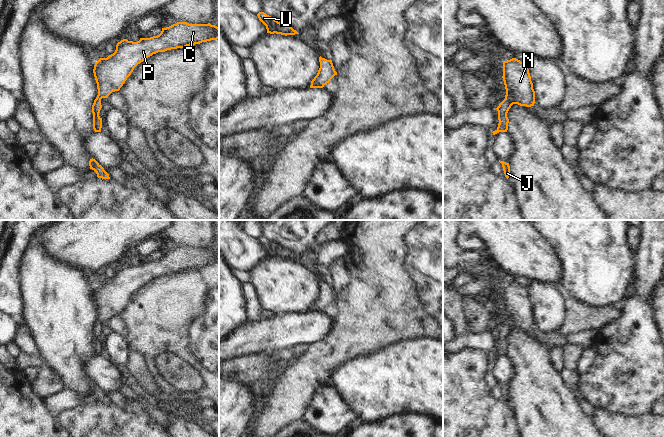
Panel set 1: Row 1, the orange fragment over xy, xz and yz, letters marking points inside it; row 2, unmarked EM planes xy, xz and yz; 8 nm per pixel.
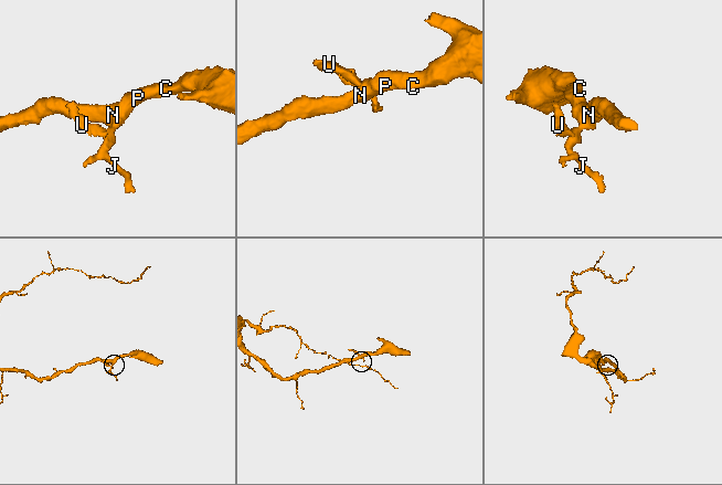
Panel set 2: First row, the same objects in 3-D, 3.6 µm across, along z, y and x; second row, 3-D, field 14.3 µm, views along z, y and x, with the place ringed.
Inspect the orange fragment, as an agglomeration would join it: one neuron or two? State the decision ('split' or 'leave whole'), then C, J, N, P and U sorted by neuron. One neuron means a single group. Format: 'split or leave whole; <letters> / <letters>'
leave whole; C J N P U

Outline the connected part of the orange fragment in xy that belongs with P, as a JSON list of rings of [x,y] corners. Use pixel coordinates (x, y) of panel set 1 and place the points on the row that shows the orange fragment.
[[[177,22],[162,28],[157,36],[140,38],[137,42],[127,39],[118,42],[113,54],[100,58],[94,65],[93,73],[98,89],[98,95],[92,105],[94,131],[101,132],[102,128],[102,118],[99,116],[101,99],[119,91],[138,64],[158,52],[217,39],[219,28],[215,25]]]

